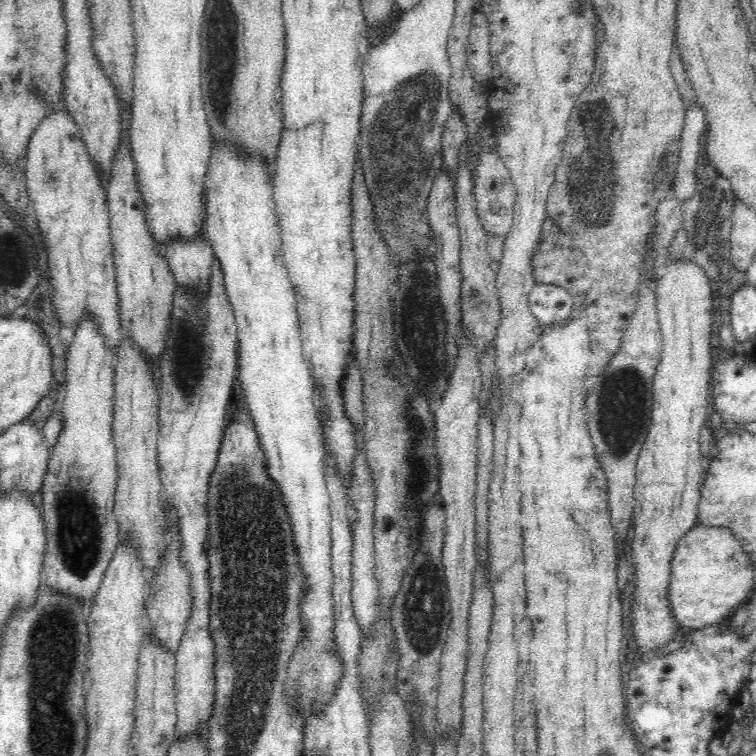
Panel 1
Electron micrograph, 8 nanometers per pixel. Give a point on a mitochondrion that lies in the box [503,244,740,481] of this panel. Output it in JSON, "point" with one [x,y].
{"point":[623,397]}

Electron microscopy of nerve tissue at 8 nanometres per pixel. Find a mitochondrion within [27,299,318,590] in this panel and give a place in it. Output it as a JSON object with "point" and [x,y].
{"point":[77,535]}

